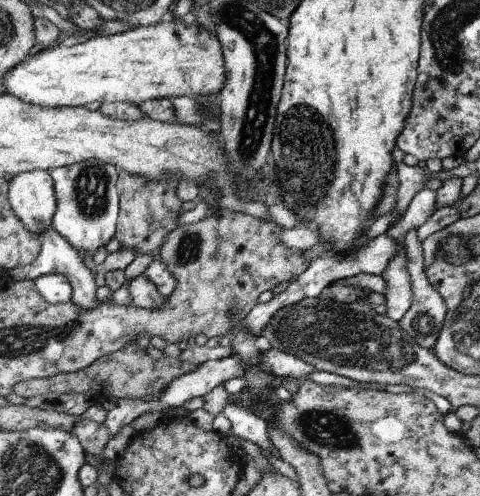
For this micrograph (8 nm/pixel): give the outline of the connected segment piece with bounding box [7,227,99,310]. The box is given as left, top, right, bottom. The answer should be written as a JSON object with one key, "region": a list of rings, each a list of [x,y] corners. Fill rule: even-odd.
{"region":[[[52,227],[45,228],[45,232],[39,234],[38,241],[39,250],[35,260],[31,264],[27,264],[27,266],[9,269],[7,274],[13,280],[31,279],[34,281],[38,276],[47,273],[59,273],[61,276],[65,276],[65,280],[71,285],[71,303],[75,303],[77,308],[83,308],[83,310],[97,308],[99,304],[97,304],[97,298],[95,298],[96,287],[93,275],[83,263],[82,256],[77,254],[77,250],[73,250],[73,246],[69,246]]]}

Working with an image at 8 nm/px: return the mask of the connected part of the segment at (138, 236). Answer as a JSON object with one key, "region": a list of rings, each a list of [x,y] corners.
{"region":[[[118,170],[115,188],[118,196],[118,214],[114,228],[114,238],[120,248],[133,250],[135,255],[148,254],[156,258],[165,236],[177,225],[177,216],[181,212],[181,201],[175,195],[178,180],[157,180],[151,182],[141,176],[129,176]]]}

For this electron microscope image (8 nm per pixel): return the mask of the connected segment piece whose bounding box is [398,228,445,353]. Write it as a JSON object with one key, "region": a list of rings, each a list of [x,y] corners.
{"region":[[[417,228],[405,232],[403,242],[406,248],[407,274],[409,274],[411,285],[411,304],[403,314],[403,318],[399,320],[399,326],[413,338],[413,342],[417,342],[419,346],[433,353],[432,346],[441,330],[441,325],[445,316],[445,304],[441,300],[441,296],[427,282],[423,270],[423,254],[421,252],[421,242],[416,237]]]}

